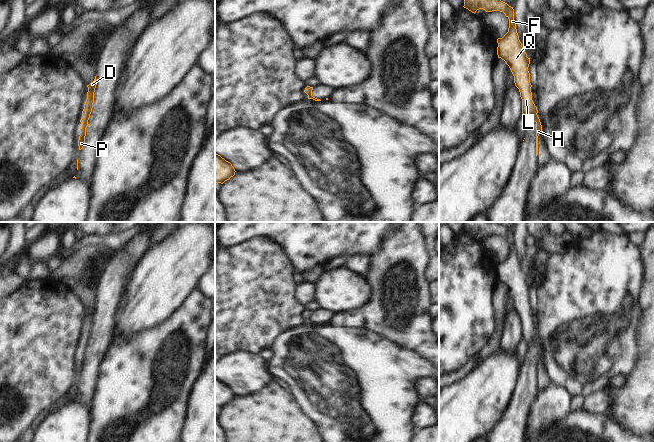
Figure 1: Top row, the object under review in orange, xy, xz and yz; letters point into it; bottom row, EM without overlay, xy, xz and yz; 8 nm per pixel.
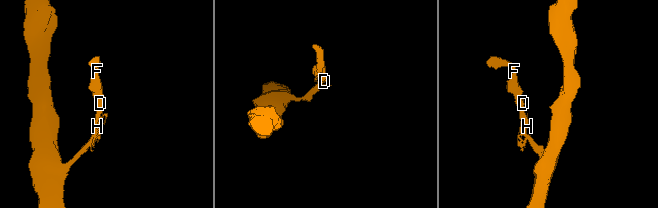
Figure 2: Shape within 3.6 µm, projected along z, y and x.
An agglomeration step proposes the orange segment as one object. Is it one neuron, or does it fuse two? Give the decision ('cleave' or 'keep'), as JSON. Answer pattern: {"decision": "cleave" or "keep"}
{"decision": "keep"}

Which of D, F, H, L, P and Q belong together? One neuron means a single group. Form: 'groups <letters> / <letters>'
groups D F H L P Q

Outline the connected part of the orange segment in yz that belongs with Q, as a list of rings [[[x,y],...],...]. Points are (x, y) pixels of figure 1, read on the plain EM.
[[[465,222],[464,232],[472,237],[483,233],[486,236],[500,235],[509,243],[508,256],[497,263],[497,279],[509,290],[513,300],[515,310],[519,313],[522,323],[522,337],[526,340],[531,351],[536,347],[536,380],[538,379],[538,360],[541,358],[542,349],[537,339],[538,334],[532,324],[530,297],[528,291],[530,282],[527,281],[516,253],[514,244],[514,233],[499,222]]]

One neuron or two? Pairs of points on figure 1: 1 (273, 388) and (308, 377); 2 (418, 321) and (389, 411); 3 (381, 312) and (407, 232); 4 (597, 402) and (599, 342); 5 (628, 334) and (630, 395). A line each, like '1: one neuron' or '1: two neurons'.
1: two neurons
2: two neurons
3: one neuron
4: two neurons
5: two neurons

